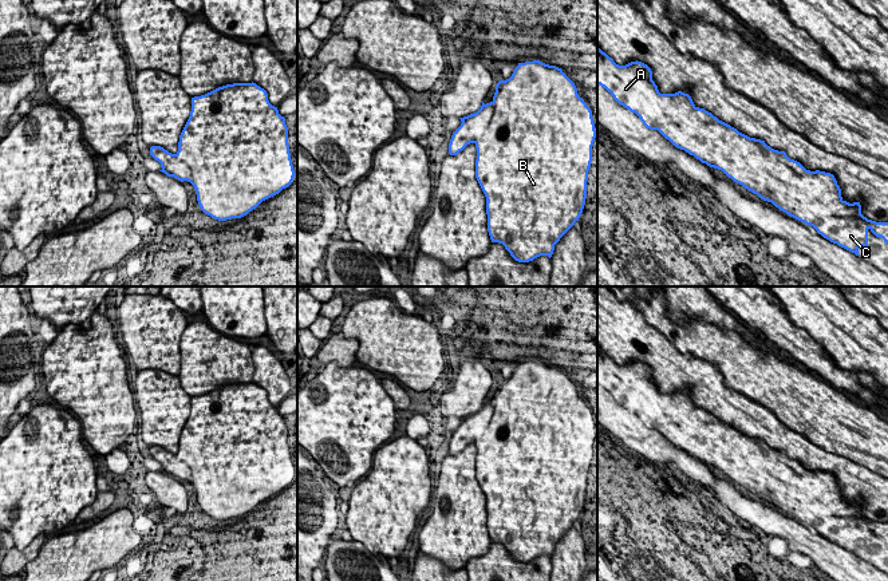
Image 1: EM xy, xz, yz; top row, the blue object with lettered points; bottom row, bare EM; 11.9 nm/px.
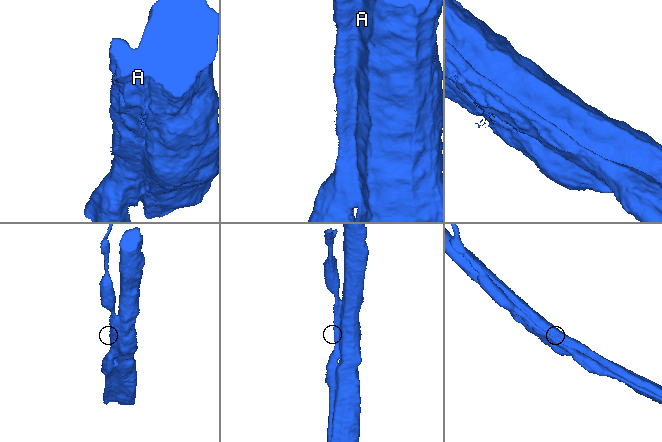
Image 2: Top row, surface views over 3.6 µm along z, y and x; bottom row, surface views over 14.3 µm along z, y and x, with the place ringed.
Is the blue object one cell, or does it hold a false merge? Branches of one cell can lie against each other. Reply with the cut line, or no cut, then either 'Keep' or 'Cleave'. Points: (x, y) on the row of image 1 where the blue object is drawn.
Split along yz (789, 205), (857, 217), (869, 228). Cleave

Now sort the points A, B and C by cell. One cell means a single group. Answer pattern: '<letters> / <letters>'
A B / C

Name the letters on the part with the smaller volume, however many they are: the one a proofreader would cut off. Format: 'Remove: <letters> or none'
Remove: C

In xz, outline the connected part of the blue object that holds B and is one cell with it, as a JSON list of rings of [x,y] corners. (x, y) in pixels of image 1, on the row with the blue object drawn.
[[[533,60],[518,63],[509,79],[497,83],[493,100],[486,104],[482,102],[481,108],[474,114],[482,118],[481,134],[475,139],[475,178],[486,197],[488,232],[492,242],[502,244],[518,262],[529,262],[540,256],[548,256],[550,258],[554,245],[575,225],[575,222],[579,221],[585,205],[588,171],[592,162],[592,146],[596,138],[591,108],[584,99],[579,96],[575,83],[561,68],[545,64],[540,60]]]

